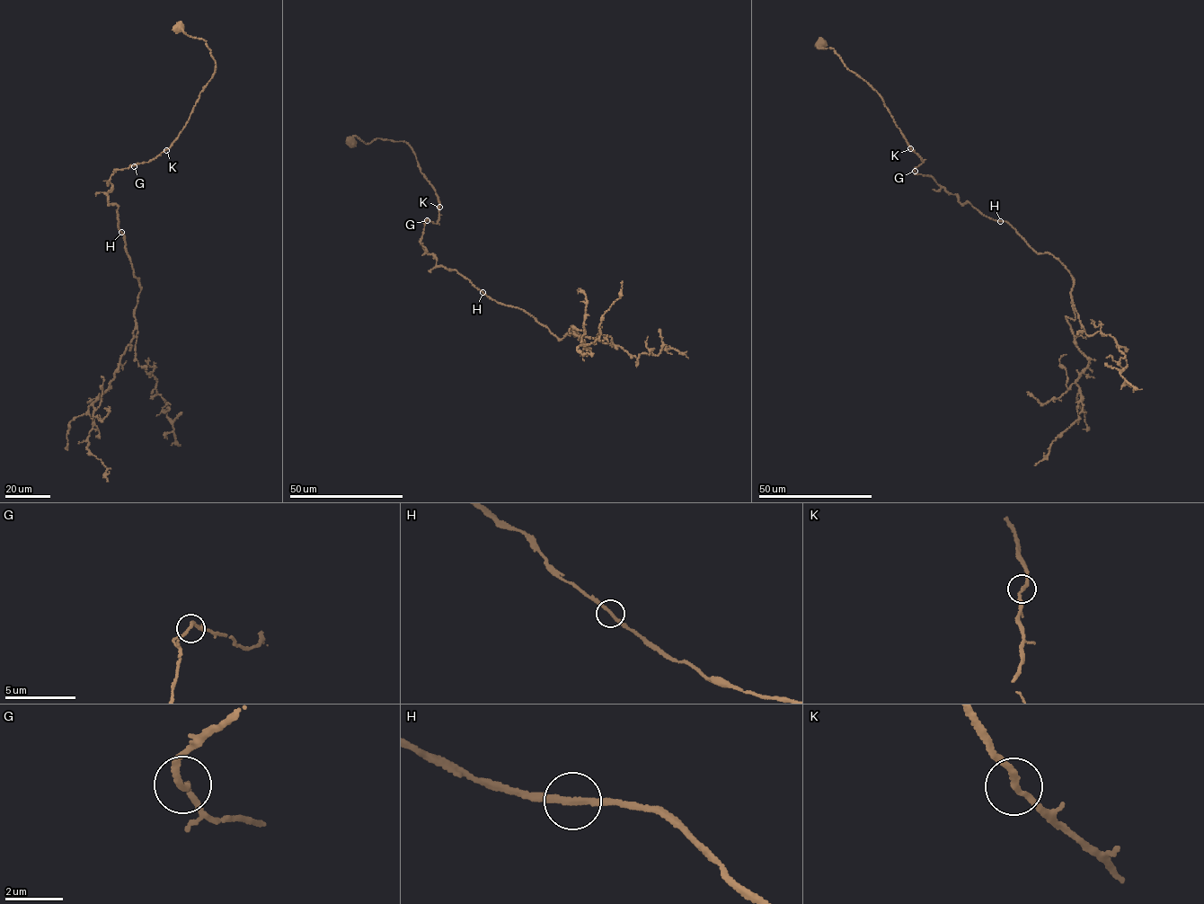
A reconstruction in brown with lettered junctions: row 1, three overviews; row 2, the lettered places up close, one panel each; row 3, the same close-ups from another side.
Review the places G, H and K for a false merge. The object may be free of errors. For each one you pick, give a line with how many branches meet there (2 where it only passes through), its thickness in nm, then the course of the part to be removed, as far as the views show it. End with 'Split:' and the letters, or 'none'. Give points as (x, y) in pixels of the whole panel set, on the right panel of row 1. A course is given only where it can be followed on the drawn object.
Split: none

